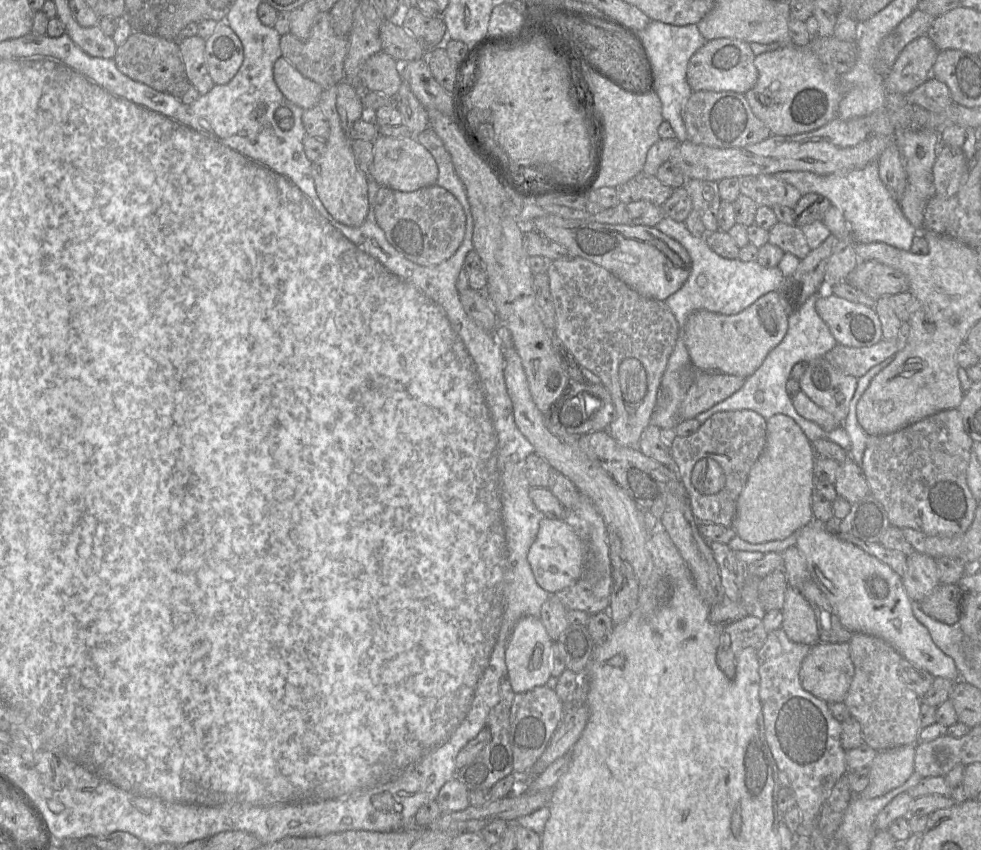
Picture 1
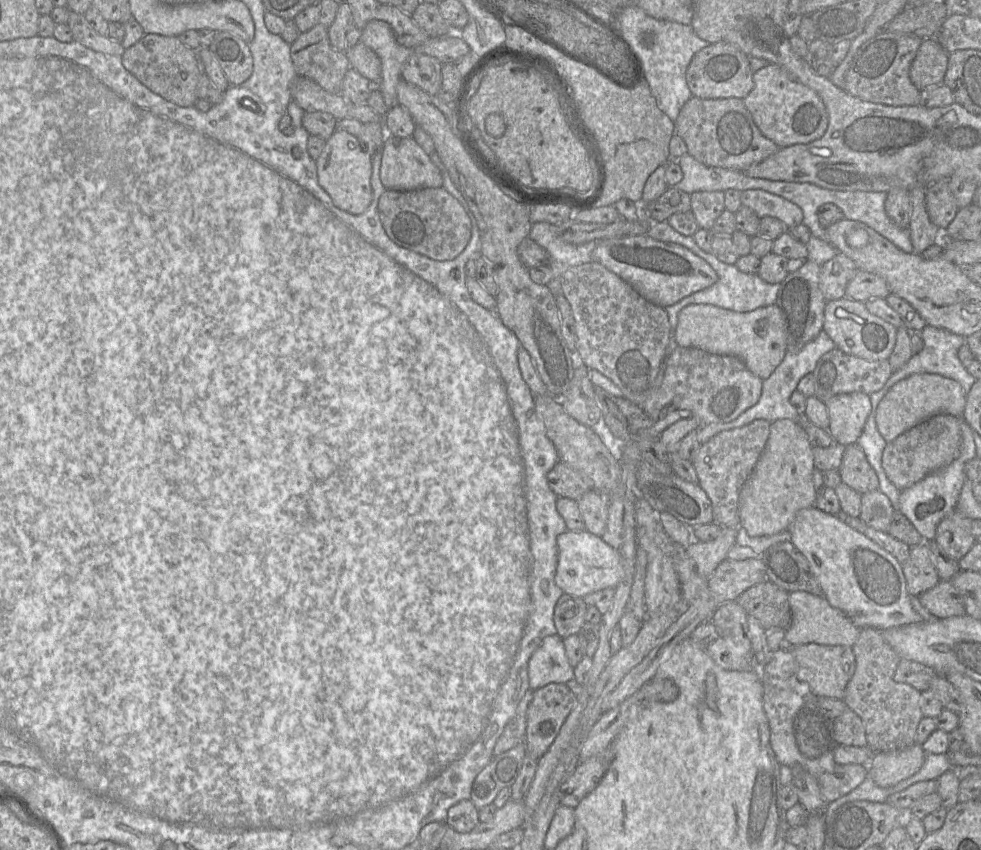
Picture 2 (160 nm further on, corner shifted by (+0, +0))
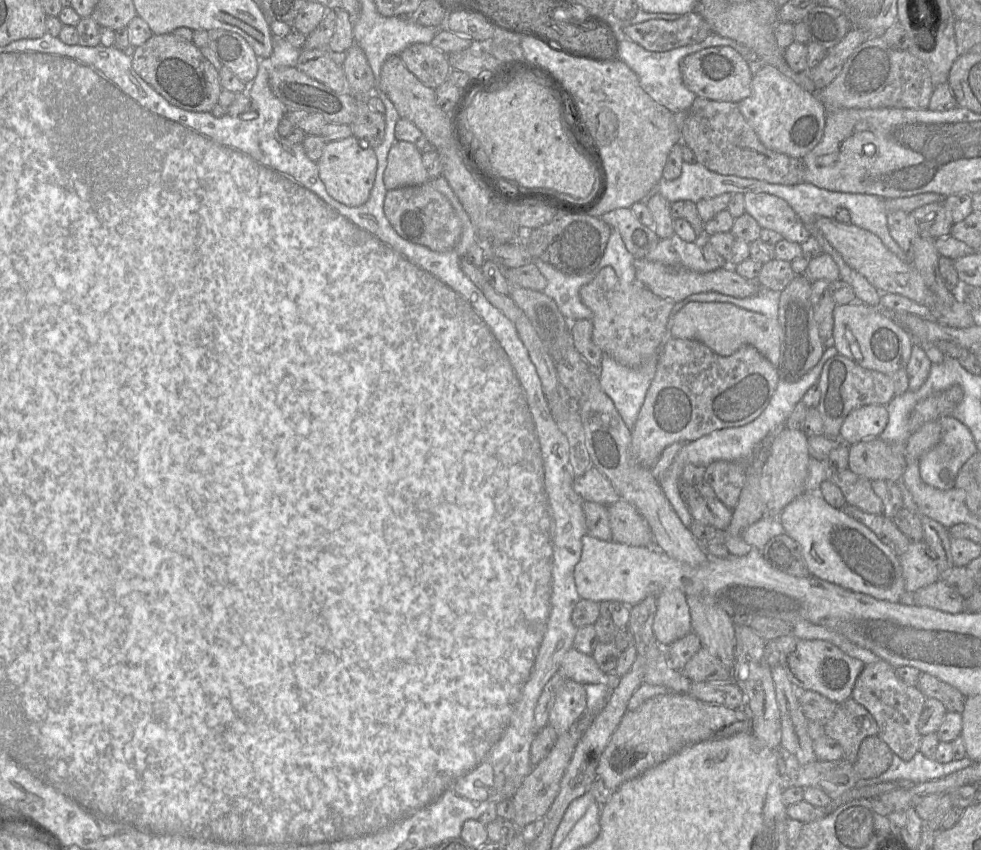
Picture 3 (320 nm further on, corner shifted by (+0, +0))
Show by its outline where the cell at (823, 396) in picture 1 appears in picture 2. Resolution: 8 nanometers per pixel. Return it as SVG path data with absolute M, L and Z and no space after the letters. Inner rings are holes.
M862 392L839 394L824 403L827 407L830 420L828 432L834 441L844 446L856 443L871 413L870 396Z

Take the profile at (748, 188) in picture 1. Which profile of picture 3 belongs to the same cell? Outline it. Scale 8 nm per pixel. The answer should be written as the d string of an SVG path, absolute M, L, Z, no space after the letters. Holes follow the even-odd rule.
M748 192L744 194L744 204L745 212L750 214L761 228L776 231L784 239L801 244L811 236L793 208L782 198L764 192Z

